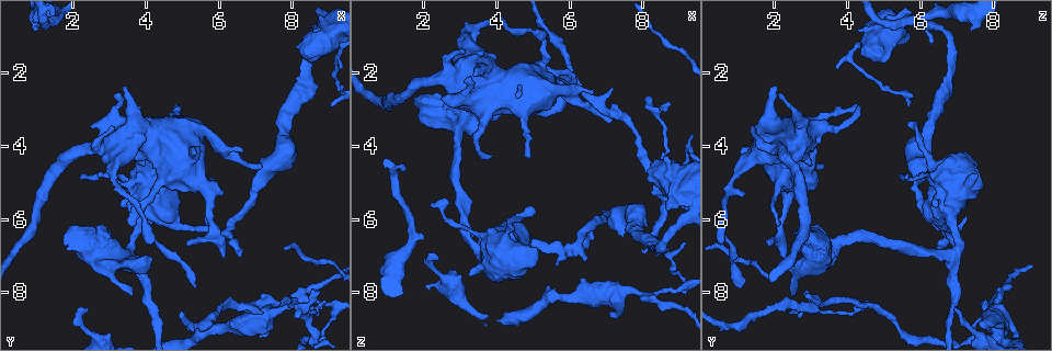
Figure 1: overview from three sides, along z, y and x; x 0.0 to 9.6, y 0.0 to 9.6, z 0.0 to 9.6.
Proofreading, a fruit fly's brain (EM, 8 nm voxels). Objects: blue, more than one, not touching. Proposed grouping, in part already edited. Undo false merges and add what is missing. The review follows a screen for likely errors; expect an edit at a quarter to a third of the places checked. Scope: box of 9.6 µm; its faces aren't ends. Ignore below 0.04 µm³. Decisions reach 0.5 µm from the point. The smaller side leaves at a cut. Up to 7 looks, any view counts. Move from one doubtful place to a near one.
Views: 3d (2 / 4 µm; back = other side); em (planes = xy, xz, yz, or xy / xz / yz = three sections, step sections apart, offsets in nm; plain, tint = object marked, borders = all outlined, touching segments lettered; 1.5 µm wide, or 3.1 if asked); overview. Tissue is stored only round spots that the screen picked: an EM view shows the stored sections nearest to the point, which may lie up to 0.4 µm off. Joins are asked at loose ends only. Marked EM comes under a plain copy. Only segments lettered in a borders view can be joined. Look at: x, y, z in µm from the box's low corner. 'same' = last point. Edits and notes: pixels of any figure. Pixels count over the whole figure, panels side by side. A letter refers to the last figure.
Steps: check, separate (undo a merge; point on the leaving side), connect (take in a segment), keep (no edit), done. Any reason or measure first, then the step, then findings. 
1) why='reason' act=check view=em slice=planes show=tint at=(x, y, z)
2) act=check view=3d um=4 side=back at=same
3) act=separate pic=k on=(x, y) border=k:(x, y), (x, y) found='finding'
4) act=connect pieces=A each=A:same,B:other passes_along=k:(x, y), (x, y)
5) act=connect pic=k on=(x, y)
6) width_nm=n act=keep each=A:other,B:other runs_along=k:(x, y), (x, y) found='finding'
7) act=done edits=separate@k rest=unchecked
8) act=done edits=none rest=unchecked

why='thin end' act=check view=em slice=planes show=borders at=(8.00, 8.60, 2.70)

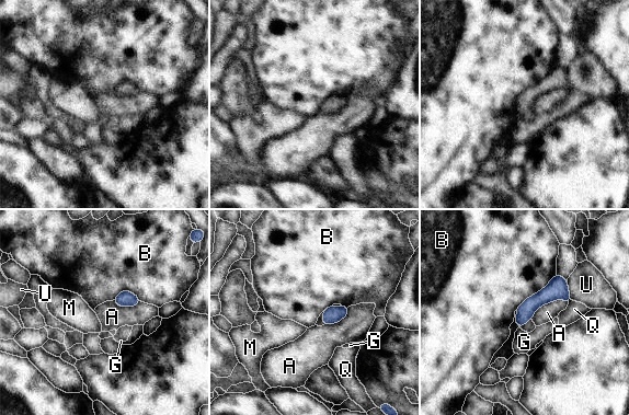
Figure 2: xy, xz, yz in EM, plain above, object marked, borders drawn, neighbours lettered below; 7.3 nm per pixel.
width_nm=120 longest_contact=B:400nm act=keep each=A:other,B:other,G:other,M:other,Q:other,U:other found='none of them fits'

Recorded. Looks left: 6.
why='branch stops here' act=check view=3d um=2 at=(8.90, 8.30, 4.45)

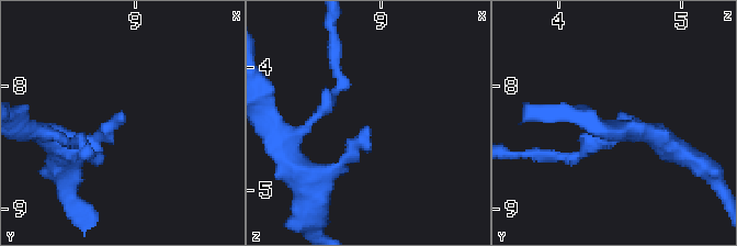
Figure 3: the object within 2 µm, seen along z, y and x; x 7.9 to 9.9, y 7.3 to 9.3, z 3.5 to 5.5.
act=check view=em slice=planes show=borders at=(8.92, 8.24, 4.48)

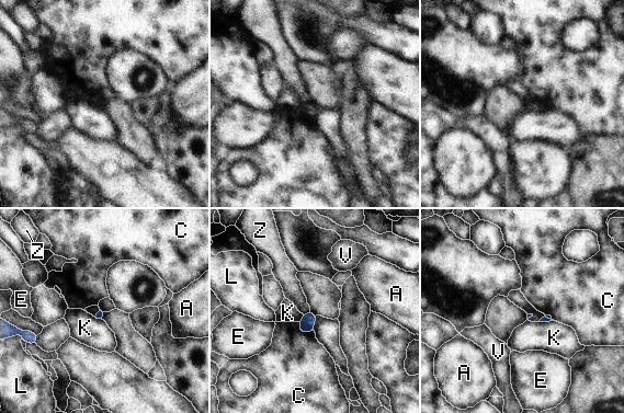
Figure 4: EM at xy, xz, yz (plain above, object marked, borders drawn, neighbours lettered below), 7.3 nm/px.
act=keep each=A:other,C:other,E:other,K:other,L:other,V:other,Z:other border=4:(309, 311), (304, 316) found='no lettered segment goes on from it'

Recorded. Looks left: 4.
why='long arm stops here' act=check view=em slice=planes show=borders at=(5.45, 7.90, 1.05)

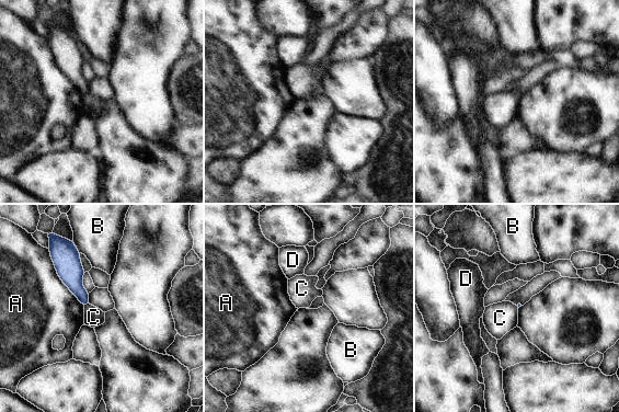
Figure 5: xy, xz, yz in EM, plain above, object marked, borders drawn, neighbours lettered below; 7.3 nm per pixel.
longest_contact=A:480nm act=keep each=A:other,B:other,C:other,D:other border=5:(89, 304), (84, 306) found='none of them fits'

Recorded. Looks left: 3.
act=done edits=none rest=unchecked

